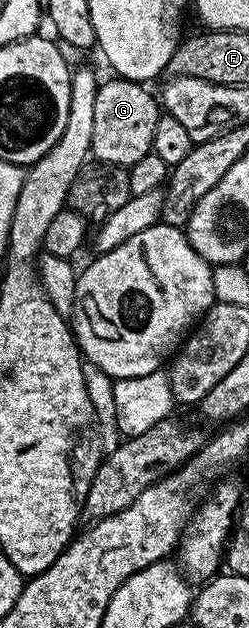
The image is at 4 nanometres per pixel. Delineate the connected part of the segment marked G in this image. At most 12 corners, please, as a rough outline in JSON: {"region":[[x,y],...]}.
{"region":[[112,79],[95,95],[92,156],[110,167],[153,148],[158,98]]}

